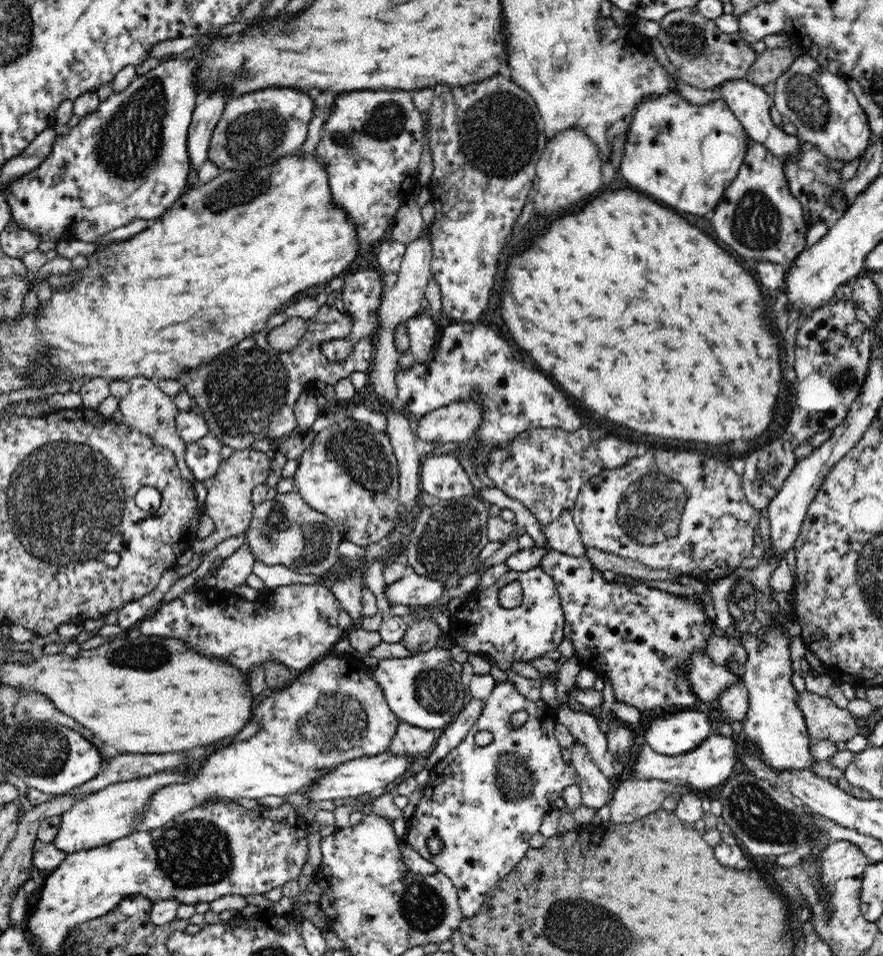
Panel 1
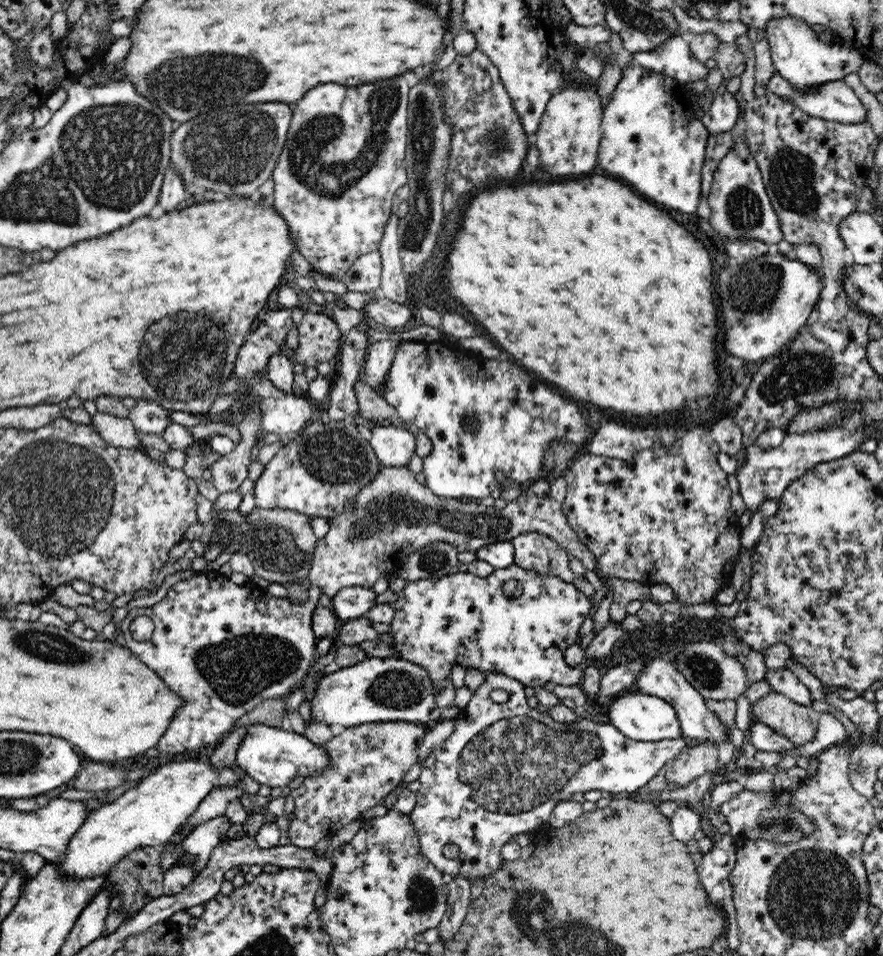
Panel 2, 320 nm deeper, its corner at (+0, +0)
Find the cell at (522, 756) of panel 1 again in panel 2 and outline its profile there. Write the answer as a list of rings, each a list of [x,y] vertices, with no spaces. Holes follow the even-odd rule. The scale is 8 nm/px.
[[[489,672],[485,675],[484,682],[472,693],[470,702],[465,706],[456,718],[456,724],[452,735],[440,746],[438,746],[430,756],[426,757],[422,763],[422,770],[420,772],[420,788],[416,792],[416,803],[414,811],[409,815],[412,824],[415,826],[417,836],[419,837],[421,851],[426,855],[426,858],[440,873],[448,873],[452,877],[457,875],[464,875],[470,878],[471,881],[484,877],[488,879],[503,863],[504,859],[500,854],[502,846],[515,840],[518,834],[522,832],[530,832],[534,830],[538,824],[544,823],[547,825],[547,820],[550,819],[554,808],[560,802],[568,802],[572,795],[576,792],[585,793],[589,790],[601,790],[605,795],[611,793],[625,793],[630,794],[636,792],[638,788],[648,785],[658,774],[659,771],[667,765],[669,761],[675,760],[682,750],[686,749],[684,738],[678,739],[664,739],[655,740],[655,742],[636,741],[624,736],[620,731],[612,725],[612,723],[598,723],[589,719],[578,719],[572,722],[556,722],[547,713],[540,713],[537,709],[531,708],[526,702],[526,695],[524,694],[524,685],[517,680],[514,680],[504,674]],[[494,690],[504,690],[508,693],[508,699],[502,703],[496,703],[490,698],[490,694]],[[446,844],[456,844],[460,849],[460,854],[454,859],[444,857],[442,848]]]

